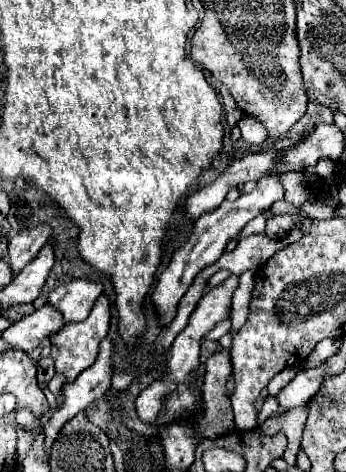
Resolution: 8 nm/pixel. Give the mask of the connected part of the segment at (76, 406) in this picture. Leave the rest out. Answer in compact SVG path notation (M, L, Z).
M106 336L100 342L100 354L98 360L94 362L92 368L84 370L74 382L64 384L62 394L64 394L64 404L52 412L48 422L44 424L44 450L46 456L50 454L52 442L56 440L60 428L72 420L78 412L84 412L94 400L102 398L110 390L112 382L112 338Z

